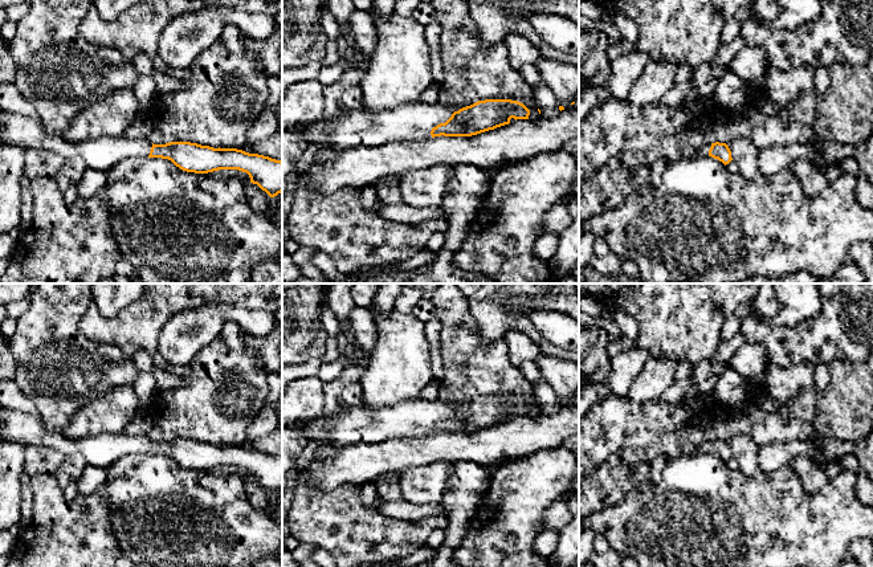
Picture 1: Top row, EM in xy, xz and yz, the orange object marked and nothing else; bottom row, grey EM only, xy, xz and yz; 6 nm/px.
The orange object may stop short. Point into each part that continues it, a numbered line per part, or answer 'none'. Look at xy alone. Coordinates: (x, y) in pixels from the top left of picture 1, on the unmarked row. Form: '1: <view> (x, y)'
1: xy (101, 451)

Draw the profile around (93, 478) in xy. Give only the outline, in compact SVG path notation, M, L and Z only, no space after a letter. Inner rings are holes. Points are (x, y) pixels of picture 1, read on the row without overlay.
M86 465L81 478L77 482L81 494L87 495L97 493L106 484L106 470Z

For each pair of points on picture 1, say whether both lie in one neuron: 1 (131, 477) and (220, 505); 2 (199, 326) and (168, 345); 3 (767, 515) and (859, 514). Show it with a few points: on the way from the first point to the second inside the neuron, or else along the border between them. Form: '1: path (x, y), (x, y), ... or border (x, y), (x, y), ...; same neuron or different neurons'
1: path (154, 497), (192, 497), (198, 502); same neuron
2: path (191, 330), (176, 342); same neuron
3: path (790, 514), (807, 514), (810, 512), (836, 514); same neuron

